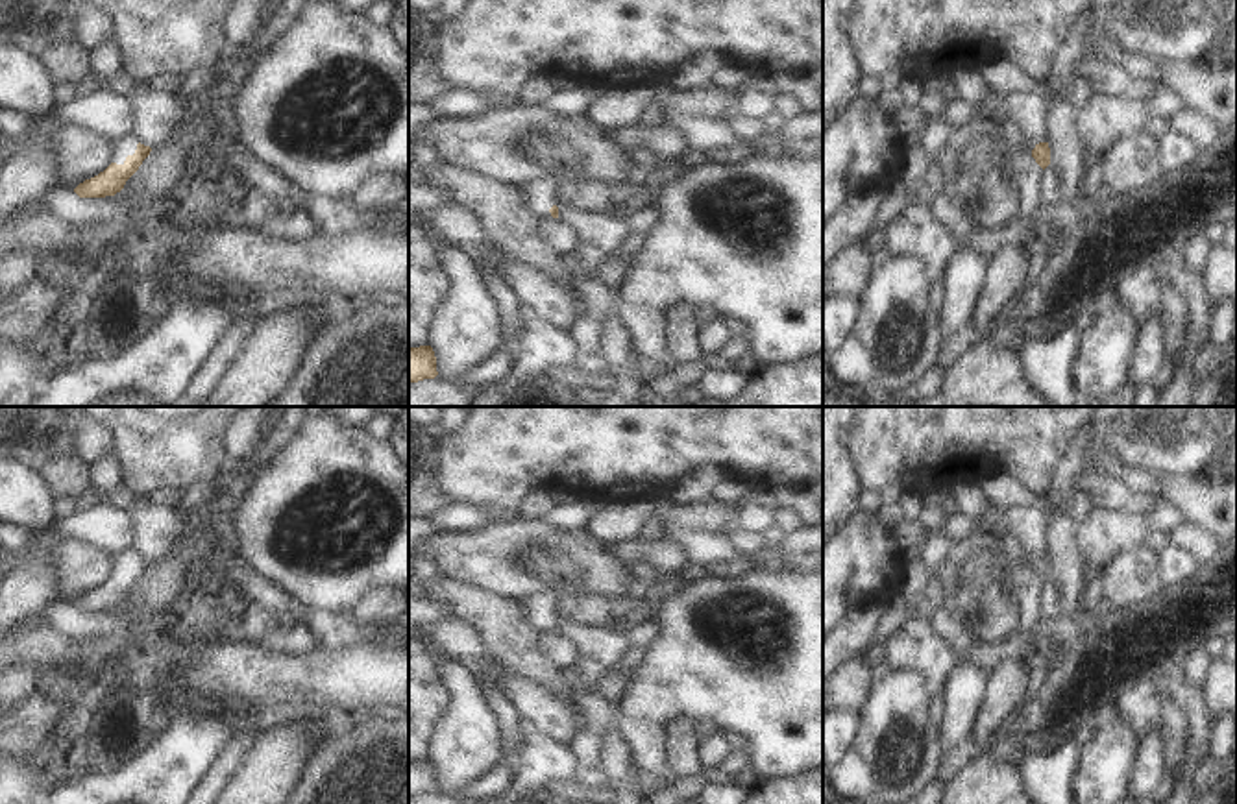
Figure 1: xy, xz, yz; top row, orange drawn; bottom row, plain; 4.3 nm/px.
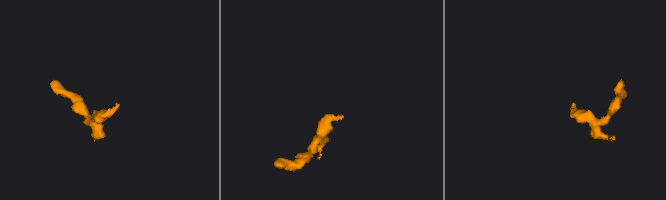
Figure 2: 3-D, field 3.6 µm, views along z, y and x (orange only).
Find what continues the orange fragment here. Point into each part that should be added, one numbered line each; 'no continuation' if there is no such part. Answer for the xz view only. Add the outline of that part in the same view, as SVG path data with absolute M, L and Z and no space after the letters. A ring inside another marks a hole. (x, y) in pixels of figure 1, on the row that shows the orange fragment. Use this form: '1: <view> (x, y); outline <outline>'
1: xz (542, 194); outline M542 177L525 185L527 205L540 218L551 216L549 209L558 201L558 181L555 177Z

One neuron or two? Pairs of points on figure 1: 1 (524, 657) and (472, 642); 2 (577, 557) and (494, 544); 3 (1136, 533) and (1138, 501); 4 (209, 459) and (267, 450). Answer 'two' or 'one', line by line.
1: two
2: one
3: two
4: two

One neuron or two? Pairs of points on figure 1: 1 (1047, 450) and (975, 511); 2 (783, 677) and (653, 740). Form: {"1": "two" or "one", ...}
{"1": "two", "2": "one"}

